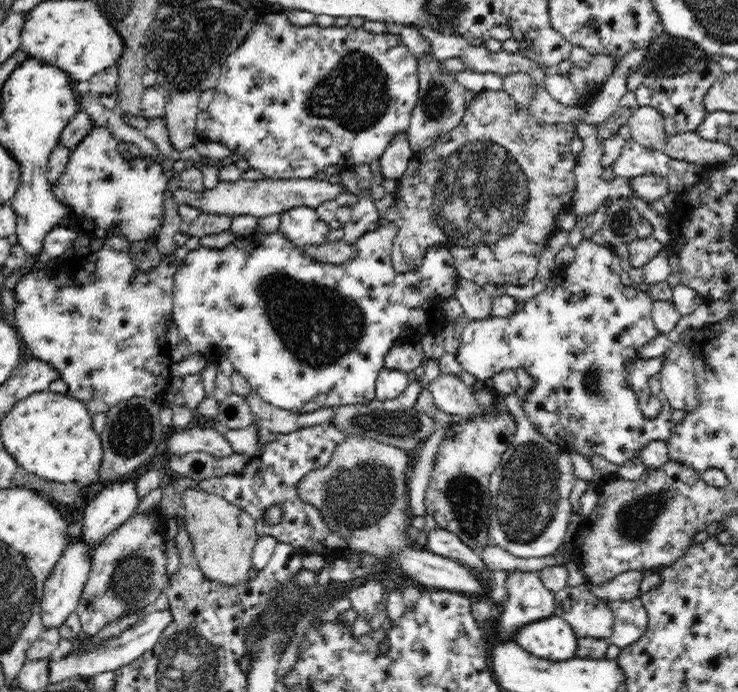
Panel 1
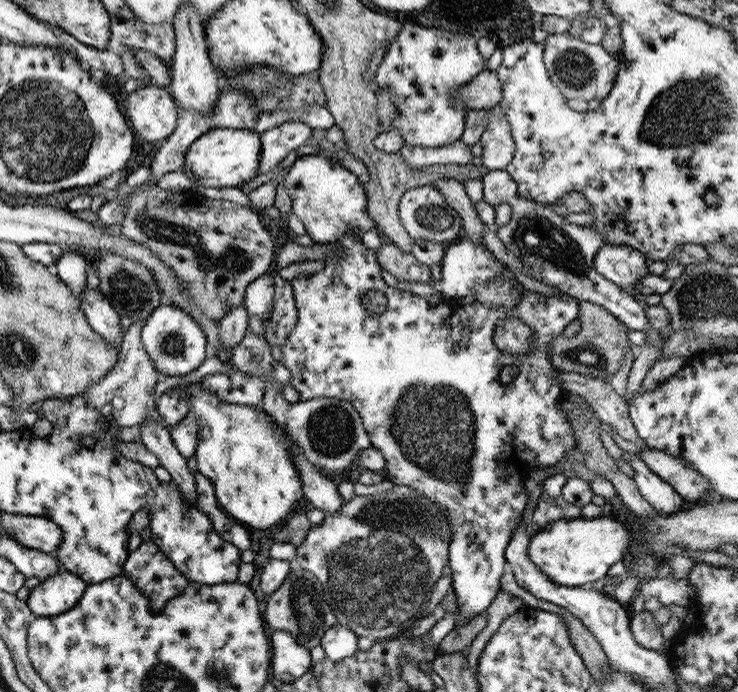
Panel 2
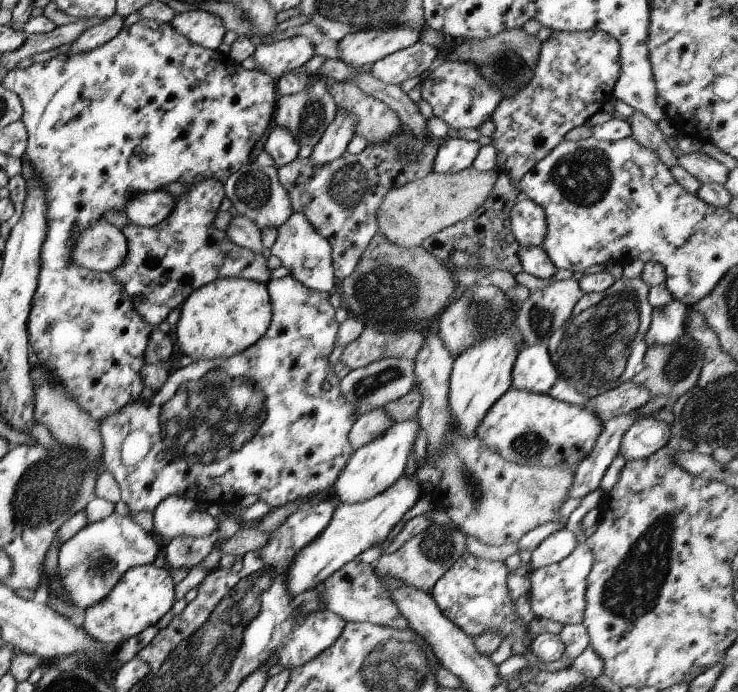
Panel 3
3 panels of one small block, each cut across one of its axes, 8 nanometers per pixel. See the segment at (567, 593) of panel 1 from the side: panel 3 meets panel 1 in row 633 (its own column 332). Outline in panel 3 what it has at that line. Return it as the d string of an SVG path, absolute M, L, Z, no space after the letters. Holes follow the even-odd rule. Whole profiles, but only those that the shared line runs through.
M351 560L333 572L325 582L319 586L319 600L323 609L329 610L347 622L370 622L373 625L389 627L392 629L407 630L407 620L399 614L397 606L393 604L387 588L375 576L372 564Z

